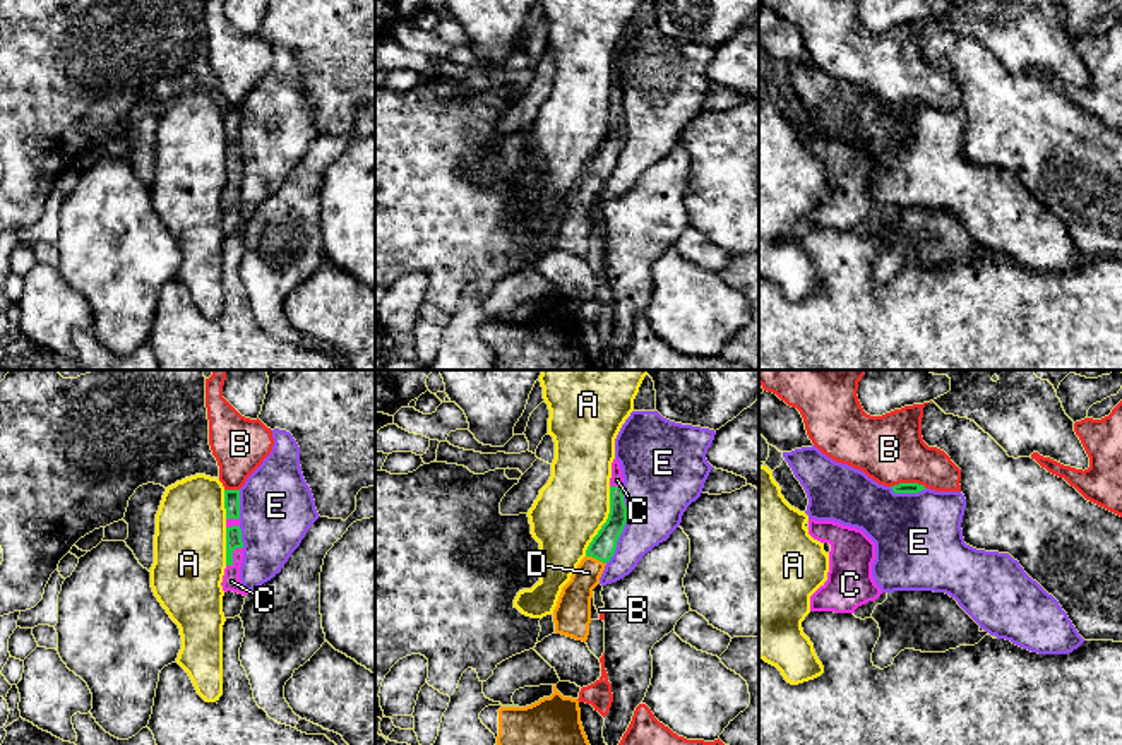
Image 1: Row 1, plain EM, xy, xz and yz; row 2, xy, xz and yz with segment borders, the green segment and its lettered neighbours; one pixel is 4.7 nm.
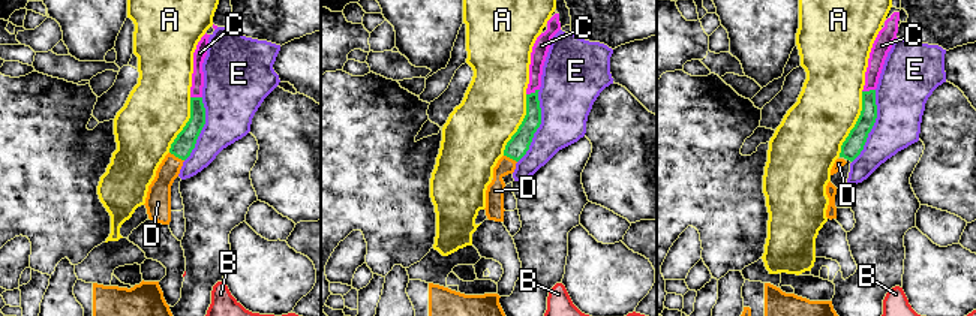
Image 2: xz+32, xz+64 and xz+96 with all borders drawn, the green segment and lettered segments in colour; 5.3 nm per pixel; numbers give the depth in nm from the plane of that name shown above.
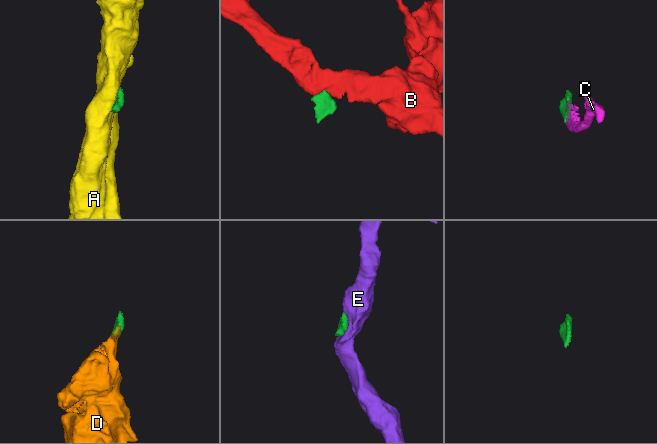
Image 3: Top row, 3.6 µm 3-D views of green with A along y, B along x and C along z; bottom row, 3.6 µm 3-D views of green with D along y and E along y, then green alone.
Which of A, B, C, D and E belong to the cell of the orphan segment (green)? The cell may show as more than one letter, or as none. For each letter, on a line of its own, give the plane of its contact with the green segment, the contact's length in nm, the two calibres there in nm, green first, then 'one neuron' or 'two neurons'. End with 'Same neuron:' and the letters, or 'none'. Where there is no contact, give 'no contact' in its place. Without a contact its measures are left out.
A: contact in xz; length 340 nm; calibres 120 and 320 nm; two neurons
B: contact in yz; length 170 nm; calibres 50 and 320 nm; two neurons
C: contact in xy; length 120 nm; calibres 80 and 80 nm; one neuron
D: contact in xz; length 100 nm; calibres 120 and 160 nm; one neuron
E: contact in xz; length 380 nm; calibres 120 and 340 nm; two neurons
Same neuron: C, D

